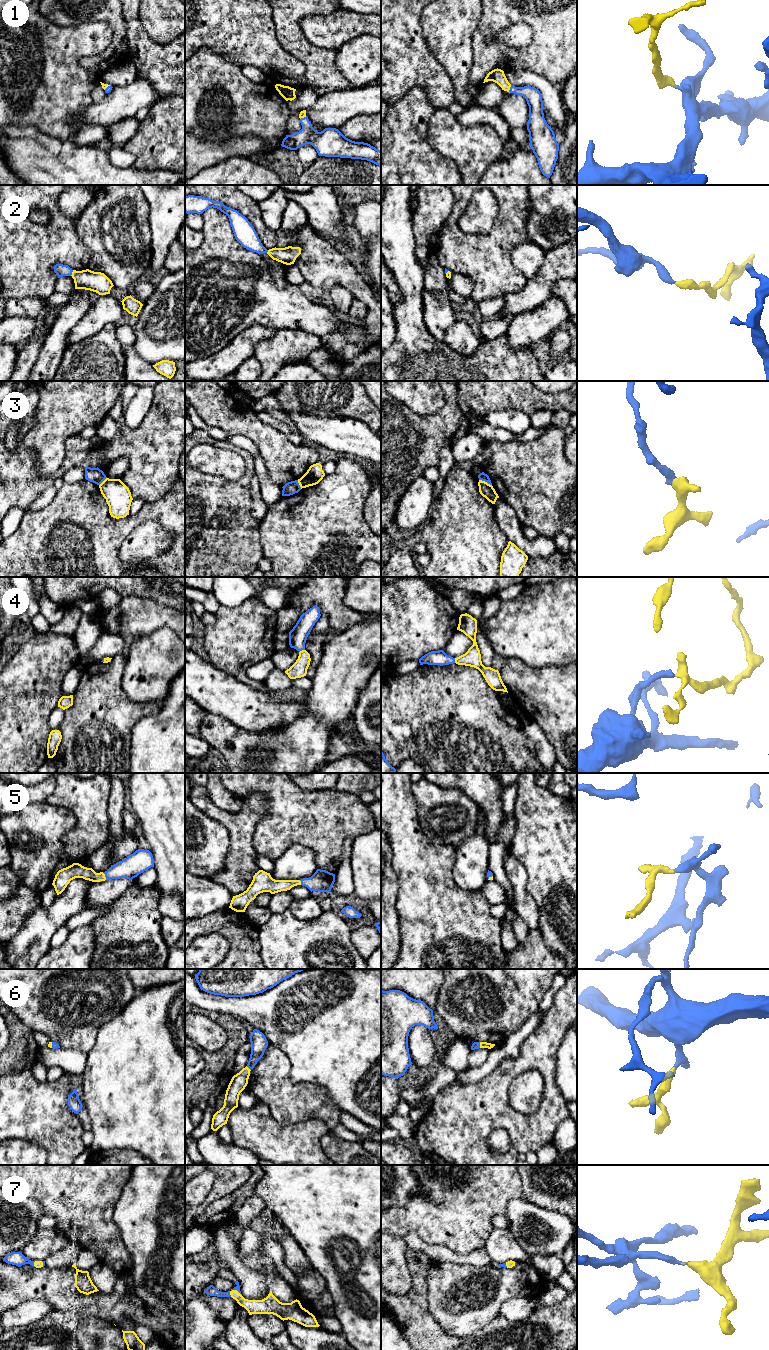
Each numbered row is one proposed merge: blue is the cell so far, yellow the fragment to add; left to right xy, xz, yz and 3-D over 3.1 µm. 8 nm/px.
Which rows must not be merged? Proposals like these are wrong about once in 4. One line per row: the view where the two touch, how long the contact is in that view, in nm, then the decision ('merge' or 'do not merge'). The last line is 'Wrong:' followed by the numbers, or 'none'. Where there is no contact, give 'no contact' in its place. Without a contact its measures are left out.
1: contact in yz; length 50 nm; merge
2: contact in xy; length 50 nm; merge
3: contact in yz; length 120 nm; do not merge
4: contact in xz; length 50 nm; merge
5: contact in xy; length 60 nm; merge
6: contact in xz; length 50 nm; merge
7: contact in xz; length 110 nm; merge
Wrong: 3

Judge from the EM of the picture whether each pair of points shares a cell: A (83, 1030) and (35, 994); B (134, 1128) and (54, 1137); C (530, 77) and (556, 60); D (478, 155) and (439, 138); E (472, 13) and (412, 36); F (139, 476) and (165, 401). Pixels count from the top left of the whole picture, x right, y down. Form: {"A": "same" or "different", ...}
{"A": "same", "B": "different", "C": "different", "D": "same", "E": "different", "F": "same"}

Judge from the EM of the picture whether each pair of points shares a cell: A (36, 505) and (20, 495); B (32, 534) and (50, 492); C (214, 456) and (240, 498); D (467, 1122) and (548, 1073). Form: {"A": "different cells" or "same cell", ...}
{"A": "different cells", "B": "different cells", "C": "different cells", "D": "same cell"}

